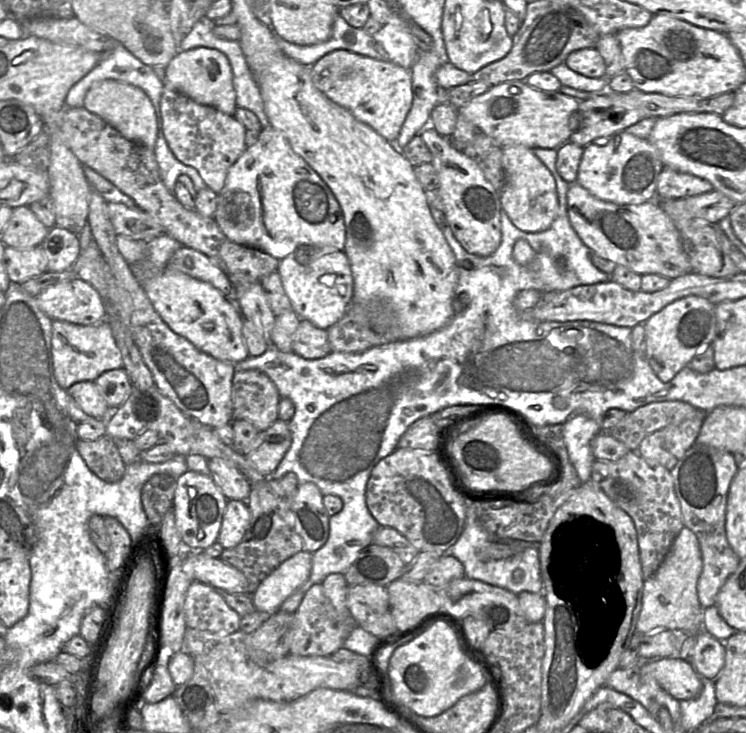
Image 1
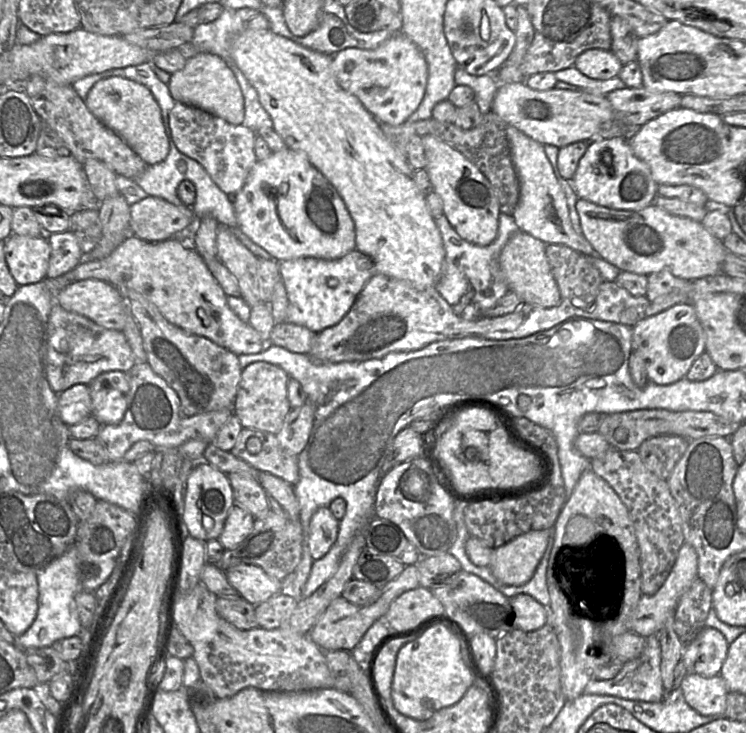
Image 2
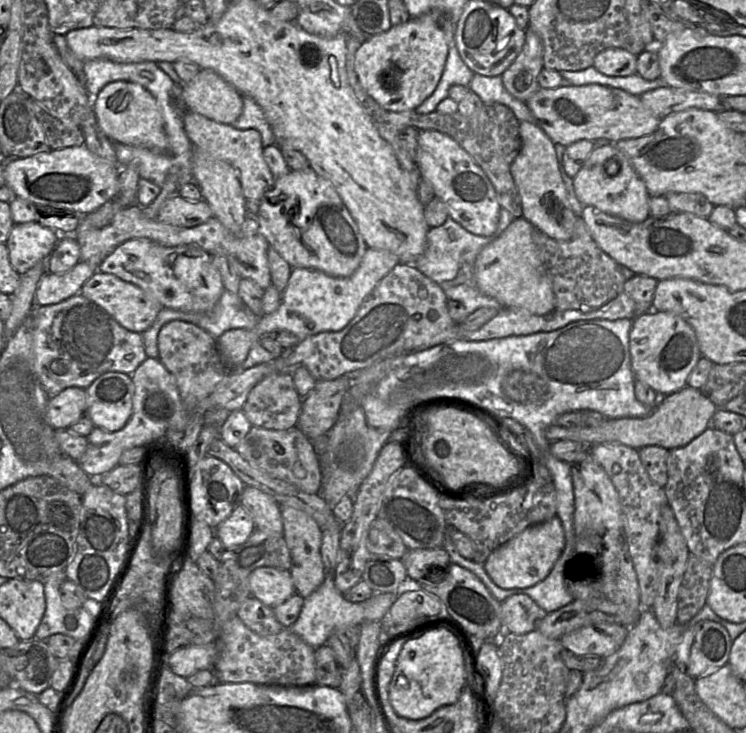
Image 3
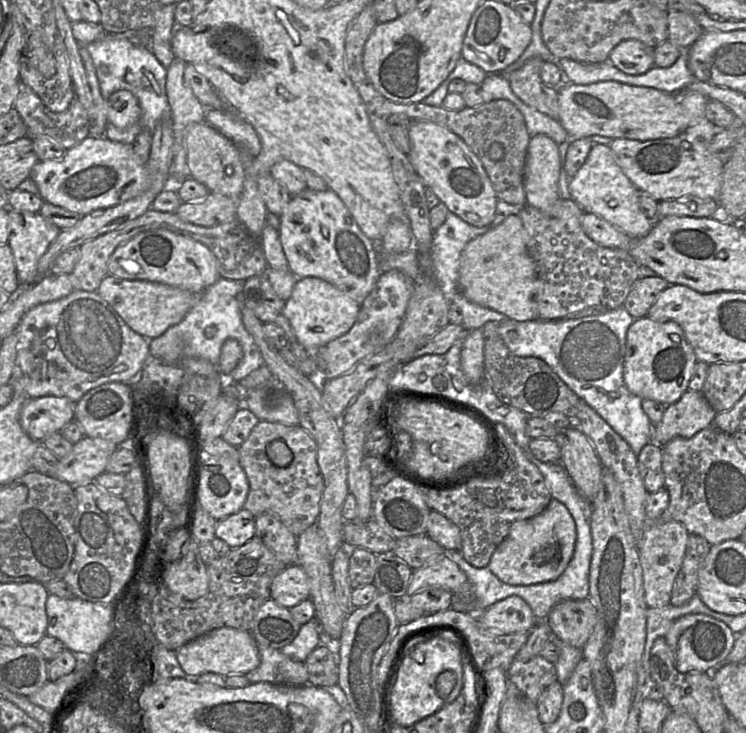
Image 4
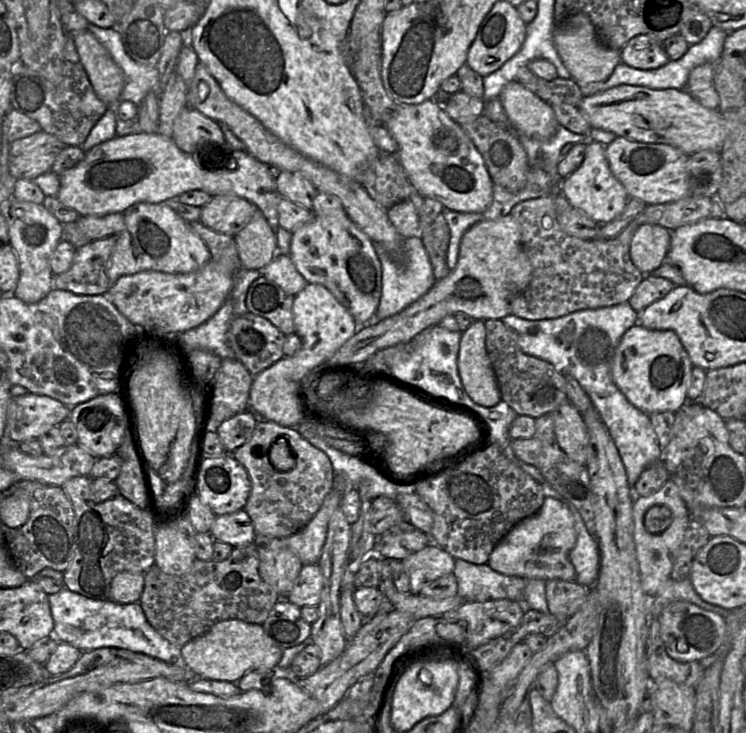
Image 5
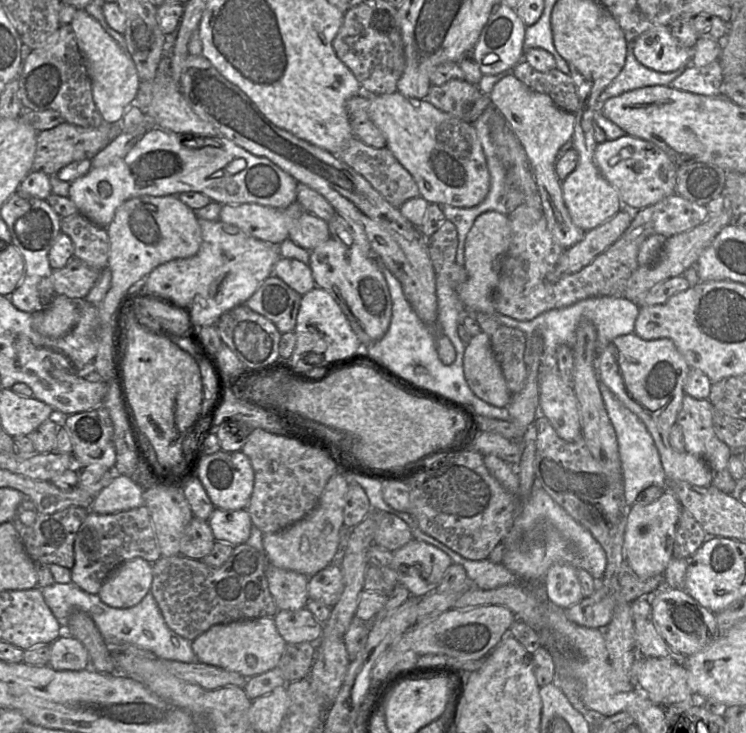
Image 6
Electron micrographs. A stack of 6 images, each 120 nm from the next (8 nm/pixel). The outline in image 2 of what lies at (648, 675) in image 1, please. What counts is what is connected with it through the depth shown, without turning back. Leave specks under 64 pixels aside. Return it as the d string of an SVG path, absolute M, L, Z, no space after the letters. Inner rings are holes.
M688 672L679 685L678 693L702 715L724 716L729 691L720 675L704 677Z

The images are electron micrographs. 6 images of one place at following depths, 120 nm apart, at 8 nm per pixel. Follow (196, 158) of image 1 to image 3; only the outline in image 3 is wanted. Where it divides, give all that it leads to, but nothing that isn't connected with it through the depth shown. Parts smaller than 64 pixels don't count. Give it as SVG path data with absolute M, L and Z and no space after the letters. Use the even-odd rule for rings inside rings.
M190 110L184 112L182 120L184 131L194 149L203 150L234 167L247 203L247 214L255 217L260 200L265 192L273 187L276 179L263 159L260 133L255 129L238 130L229 124L213 121Z

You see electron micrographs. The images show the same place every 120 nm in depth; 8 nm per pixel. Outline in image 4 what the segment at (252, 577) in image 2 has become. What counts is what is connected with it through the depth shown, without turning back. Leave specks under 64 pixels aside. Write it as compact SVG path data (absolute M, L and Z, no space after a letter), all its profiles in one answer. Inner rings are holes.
M298 564L287 566L273 579L270 587L270 598L288 609L308 599L309 593L308 576Z

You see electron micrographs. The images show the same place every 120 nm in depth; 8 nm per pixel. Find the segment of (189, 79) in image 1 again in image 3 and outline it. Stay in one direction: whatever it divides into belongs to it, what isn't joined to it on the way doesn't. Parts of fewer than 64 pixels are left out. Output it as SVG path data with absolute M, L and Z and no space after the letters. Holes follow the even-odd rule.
M200 69L192 80L181 86L187 110L229 125L242 113L242 94L211 69Z

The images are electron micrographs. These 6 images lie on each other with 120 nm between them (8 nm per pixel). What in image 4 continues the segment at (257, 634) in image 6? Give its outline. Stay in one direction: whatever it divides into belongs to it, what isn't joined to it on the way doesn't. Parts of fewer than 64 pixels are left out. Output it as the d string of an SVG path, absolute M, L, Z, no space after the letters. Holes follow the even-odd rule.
M232 627L214 629L181 646L175 651L176 659L188 678L196 678L203 673L245 675L260 663L258 645L250 631Z

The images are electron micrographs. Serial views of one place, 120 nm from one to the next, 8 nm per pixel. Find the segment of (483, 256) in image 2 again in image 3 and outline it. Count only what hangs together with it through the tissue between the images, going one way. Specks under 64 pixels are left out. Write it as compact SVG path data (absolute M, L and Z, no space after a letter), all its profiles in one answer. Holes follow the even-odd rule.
M500 208L498 226L495 232L491 236L479 236L468 232L455 220L448 217L442 225L428 230L425 248L412 265L434 281L448 300L460 302L467 310L468 315L482 307L500 309L501 306L494 298L485 295L478 289L474 266L481 249L497 239L513 219L515 219L514 216L508 210Z

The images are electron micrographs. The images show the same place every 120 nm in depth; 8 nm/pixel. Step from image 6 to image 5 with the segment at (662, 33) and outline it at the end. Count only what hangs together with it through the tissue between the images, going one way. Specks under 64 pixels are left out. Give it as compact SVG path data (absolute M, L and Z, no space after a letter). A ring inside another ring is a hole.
M649 35L631 38L621 49L621 63L640 70L652 70L667 64L670 59L658 42Z

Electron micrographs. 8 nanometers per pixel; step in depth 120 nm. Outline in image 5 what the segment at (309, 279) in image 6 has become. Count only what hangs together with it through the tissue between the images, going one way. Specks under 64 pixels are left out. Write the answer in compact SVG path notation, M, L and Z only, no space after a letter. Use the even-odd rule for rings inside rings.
M277 254L273 260L262 269L262 274L279 285L284 292L295 296L306 285L307 281L297 271L288 255Z

